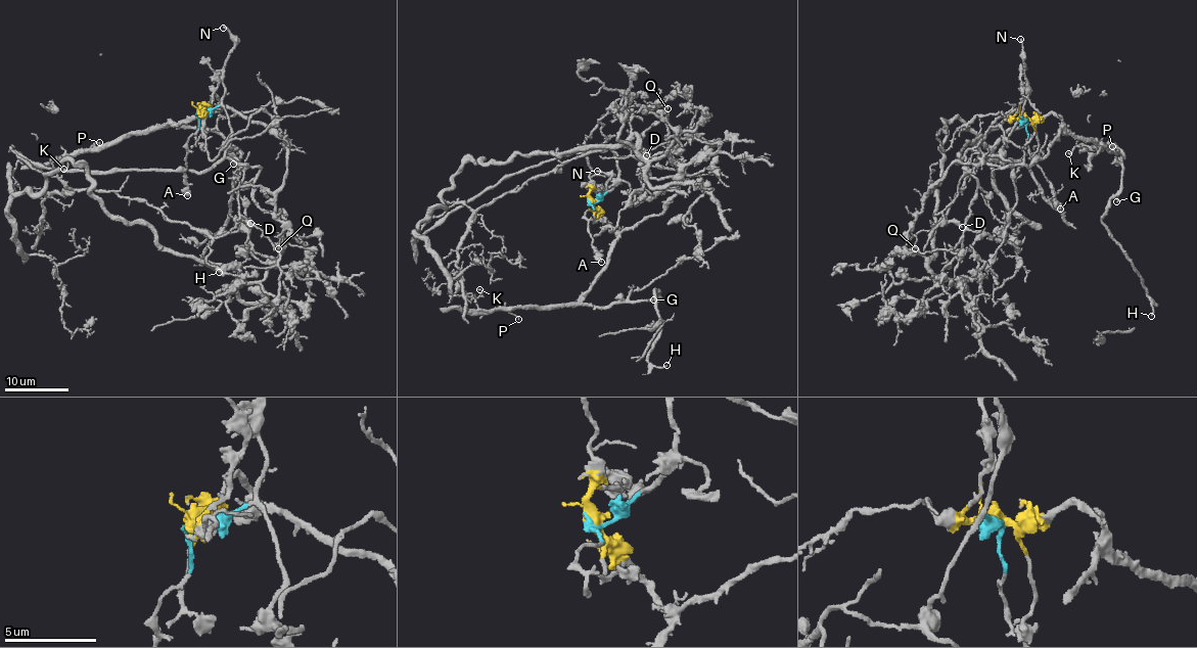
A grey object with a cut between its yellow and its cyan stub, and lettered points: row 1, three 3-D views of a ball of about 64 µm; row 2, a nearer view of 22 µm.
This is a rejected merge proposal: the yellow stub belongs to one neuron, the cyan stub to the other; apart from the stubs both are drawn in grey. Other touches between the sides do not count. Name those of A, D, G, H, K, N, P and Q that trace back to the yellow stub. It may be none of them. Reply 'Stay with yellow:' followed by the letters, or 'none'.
Stay with yellow: G, H, K, P, Q

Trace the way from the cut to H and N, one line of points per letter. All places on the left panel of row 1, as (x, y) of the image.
H: (200, 112), (219, 100), (169, 125), (216, 130), (240, 158), (227, 224), (202, 255), (218, 272)
N: (202, 112), (220, 104), (224, 94), (222, 74), (233, 46), (233, 36), (223, 27)

